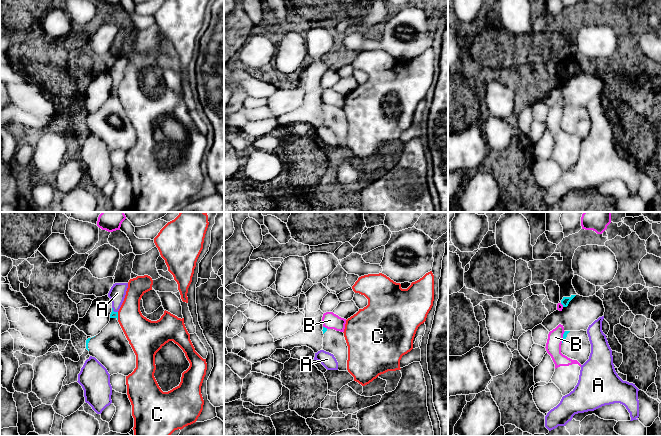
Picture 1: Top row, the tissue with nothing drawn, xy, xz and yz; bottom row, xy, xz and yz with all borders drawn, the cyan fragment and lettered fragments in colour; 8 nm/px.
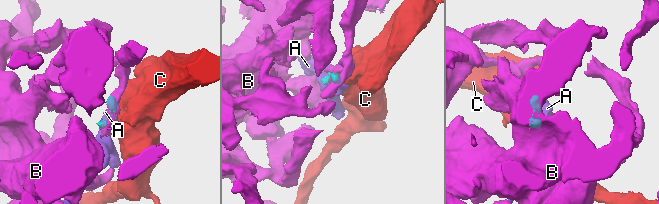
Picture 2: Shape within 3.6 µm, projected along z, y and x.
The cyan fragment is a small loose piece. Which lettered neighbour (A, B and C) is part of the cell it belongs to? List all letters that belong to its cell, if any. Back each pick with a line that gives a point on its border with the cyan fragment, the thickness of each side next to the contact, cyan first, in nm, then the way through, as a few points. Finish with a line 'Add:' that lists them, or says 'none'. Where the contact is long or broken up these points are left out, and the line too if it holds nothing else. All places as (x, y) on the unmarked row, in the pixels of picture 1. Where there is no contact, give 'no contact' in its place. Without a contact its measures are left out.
Add: none

